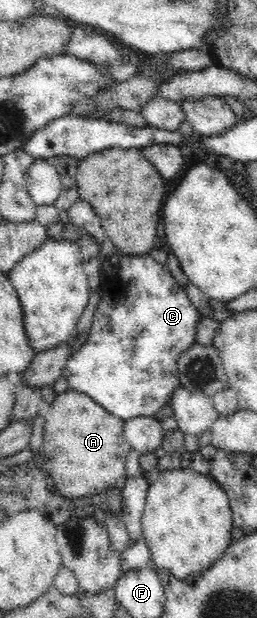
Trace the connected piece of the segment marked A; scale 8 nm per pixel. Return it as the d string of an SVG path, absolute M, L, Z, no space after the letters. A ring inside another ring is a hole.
M68 388L57 394L51 403L50 411L46 414L43 426L44 444L40 448L40 456L44 458L44 468L54 478L56 490L69 499L96 496L112 486L116 480L125 476L125 464L131 446L125 441L123 430L124 421L104 410L89 396Z

